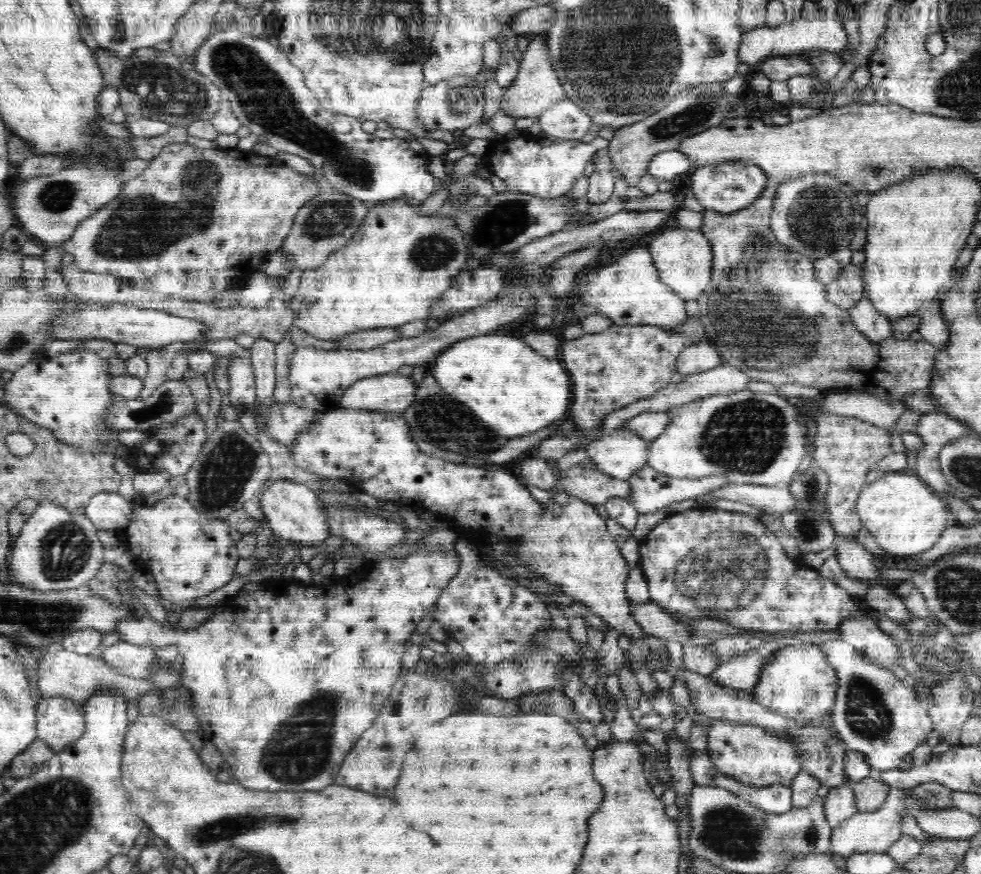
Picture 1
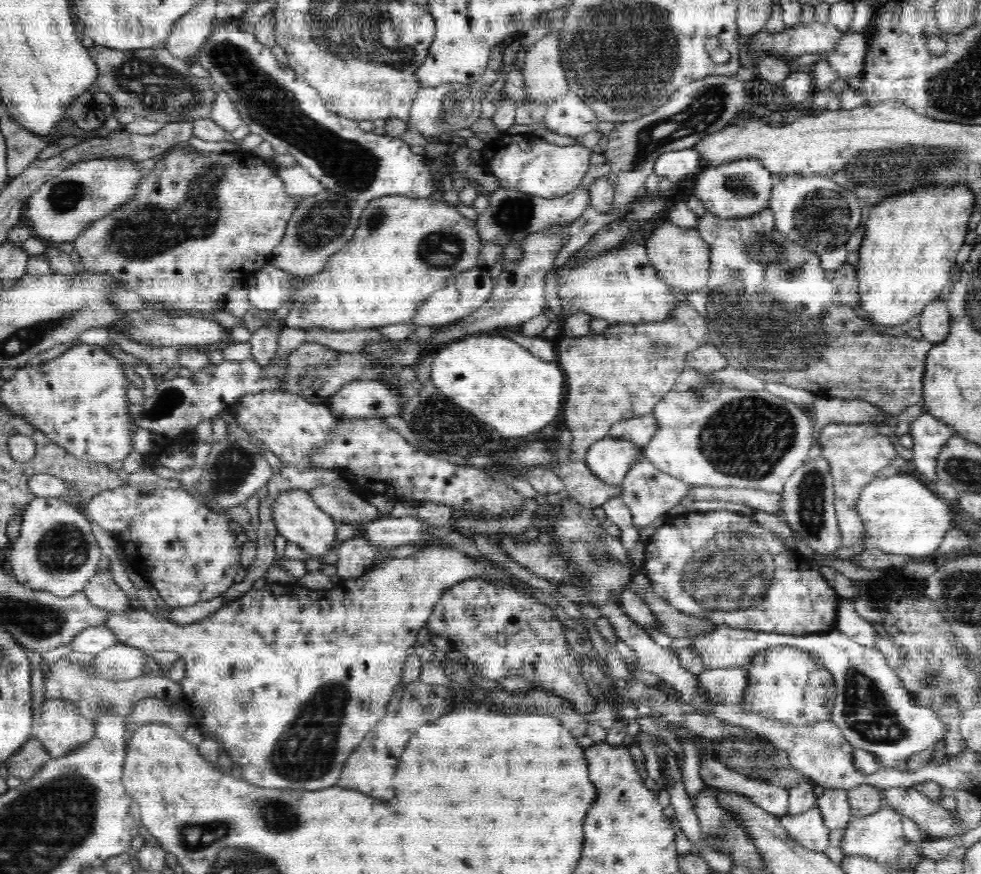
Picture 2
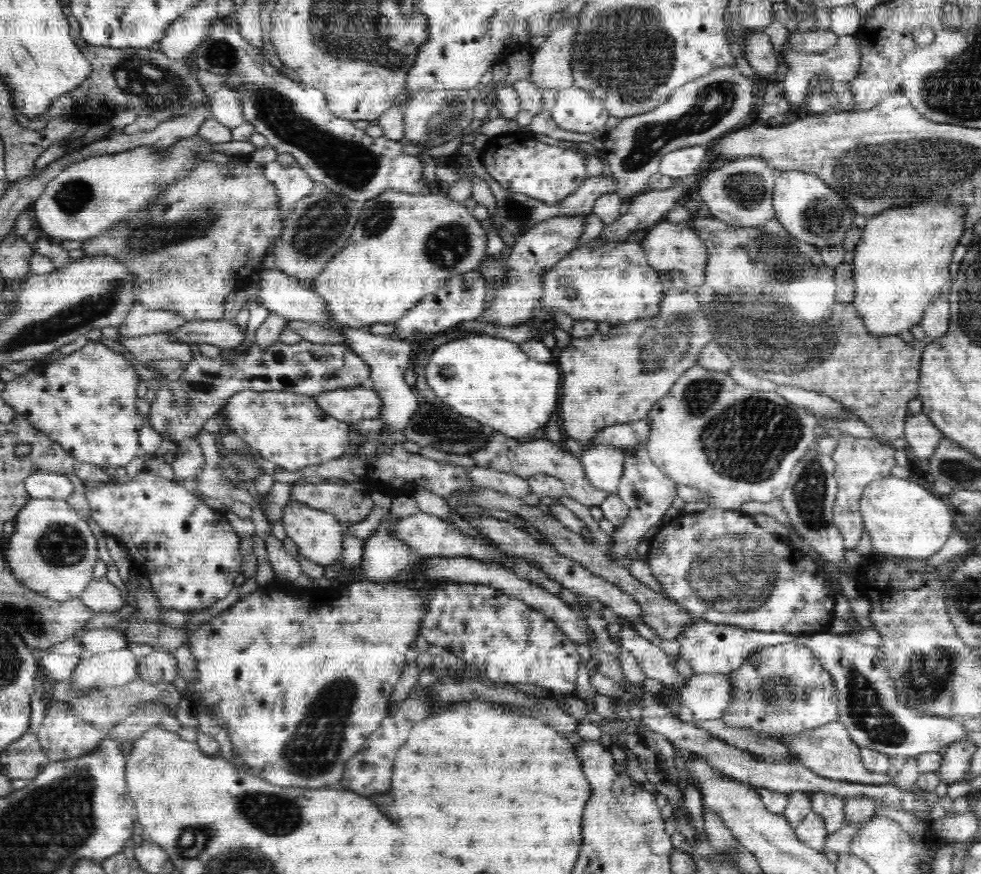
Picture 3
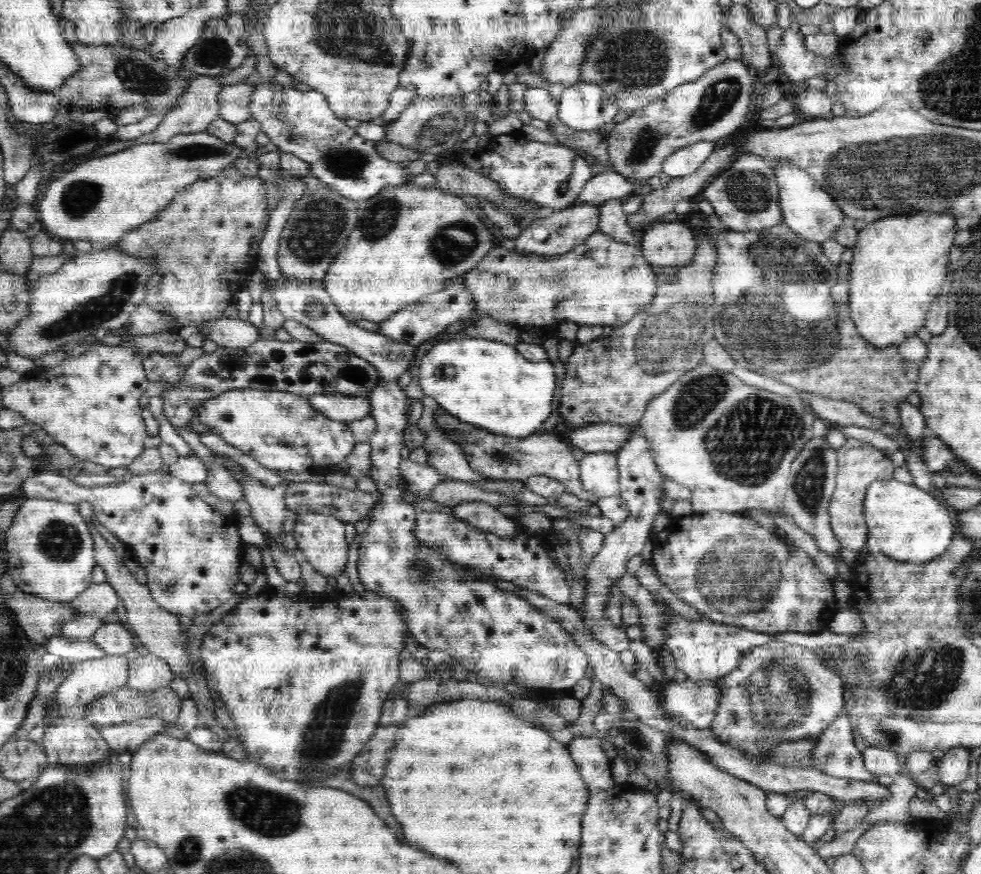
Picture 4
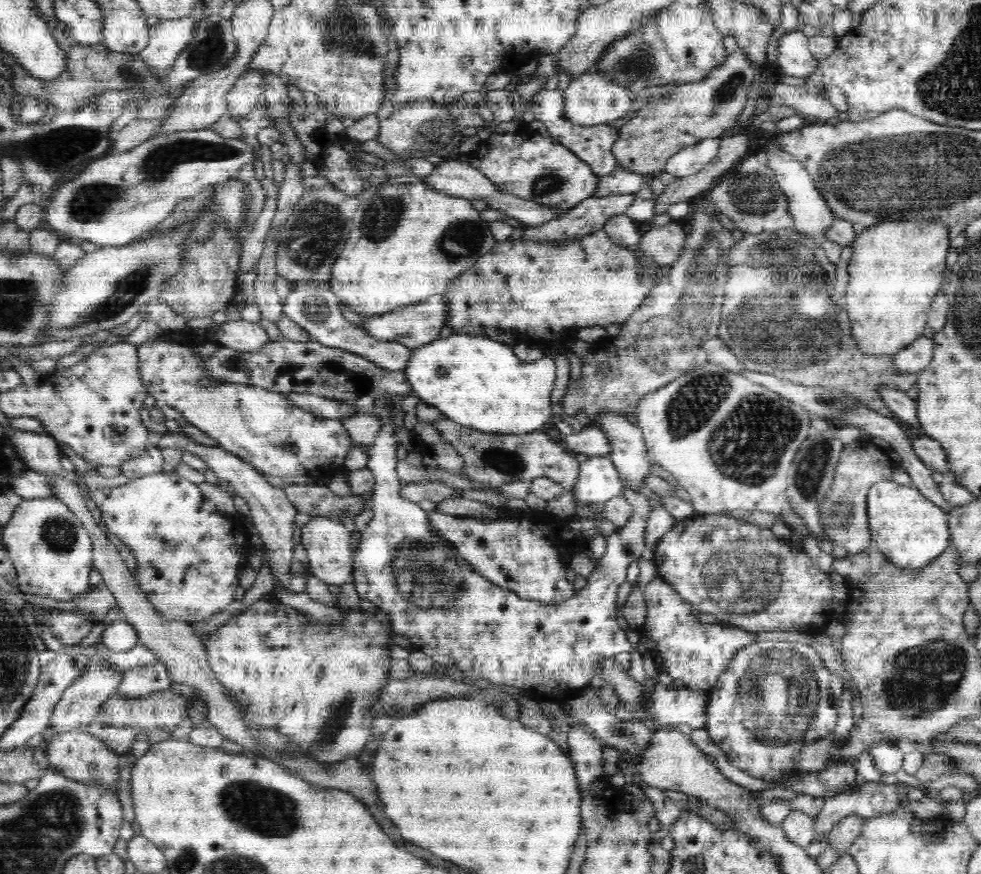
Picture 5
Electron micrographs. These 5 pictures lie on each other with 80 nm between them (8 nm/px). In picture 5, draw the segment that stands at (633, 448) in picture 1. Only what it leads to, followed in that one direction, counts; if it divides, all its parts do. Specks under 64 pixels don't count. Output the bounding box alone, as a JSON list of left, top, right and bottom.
[570,455,622,504]

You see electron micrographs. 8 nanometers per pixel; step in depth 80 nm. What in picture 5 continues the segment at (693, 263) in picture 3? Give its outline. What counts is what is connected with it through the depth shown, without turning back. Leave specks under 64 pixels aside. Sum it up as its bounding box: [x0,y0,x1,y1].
[637,222,686,266]

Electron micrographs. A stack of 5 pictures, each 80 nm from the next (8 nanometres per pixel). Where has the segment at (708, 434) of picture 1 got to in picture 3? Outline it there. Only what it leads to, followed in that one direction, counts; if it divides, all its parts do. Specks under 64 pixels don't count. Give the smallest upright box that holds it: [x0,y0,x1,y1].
[645,364,820,511]

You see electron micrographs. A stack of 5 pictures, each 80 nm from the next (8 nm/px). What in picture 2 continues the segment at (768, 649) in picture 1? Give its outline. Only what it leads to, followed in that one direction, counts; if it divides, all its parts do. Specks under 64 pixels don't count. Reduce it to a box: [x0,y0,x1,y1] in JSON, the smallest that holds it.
[698,665,748,706]

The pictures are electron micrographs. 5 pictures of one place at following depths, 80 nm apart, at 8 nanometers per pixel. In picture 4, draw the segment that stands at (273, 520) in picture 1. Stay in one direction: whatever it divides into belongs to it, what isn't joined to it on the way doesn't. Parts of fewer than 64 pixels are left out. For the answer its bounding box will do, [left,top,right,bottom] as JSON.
[292,512,349,578]

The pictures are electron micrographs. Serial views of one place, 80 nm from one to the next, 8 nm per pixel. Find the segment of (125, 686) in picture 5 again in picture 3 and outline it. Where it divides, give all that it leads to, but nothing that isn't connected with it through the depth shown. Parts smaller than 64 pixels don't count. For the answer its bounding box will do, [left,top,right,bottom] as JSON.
[138,650,178,685]

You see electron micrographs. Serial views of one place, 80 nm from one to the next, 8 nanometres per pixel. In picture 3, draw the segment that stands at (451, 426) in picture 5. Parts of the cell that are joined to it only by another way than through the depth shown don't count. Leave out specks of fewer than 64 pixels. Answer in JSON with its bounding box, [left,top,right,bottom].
[470,431,608,507]

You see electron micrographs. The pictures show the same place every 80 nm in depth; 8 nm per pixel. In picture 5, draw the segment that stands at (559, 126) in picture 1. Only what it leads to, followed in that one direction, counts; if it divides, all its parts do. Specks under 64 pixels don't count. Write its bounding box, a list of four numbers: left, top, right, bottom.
[563,69,635,126]

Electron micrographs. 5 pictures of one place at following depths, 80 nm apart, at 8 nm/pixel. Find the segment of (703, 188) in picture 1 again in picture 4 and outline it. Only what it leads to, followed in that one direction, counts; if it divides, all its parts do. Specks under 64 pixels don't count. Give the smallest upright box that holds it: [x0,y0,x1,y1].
[702,155,783,232]

